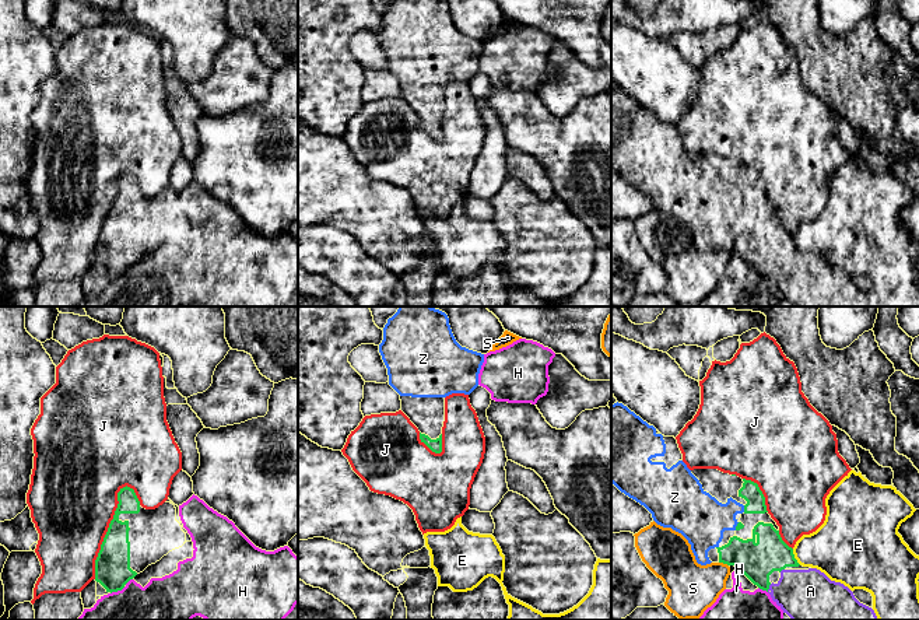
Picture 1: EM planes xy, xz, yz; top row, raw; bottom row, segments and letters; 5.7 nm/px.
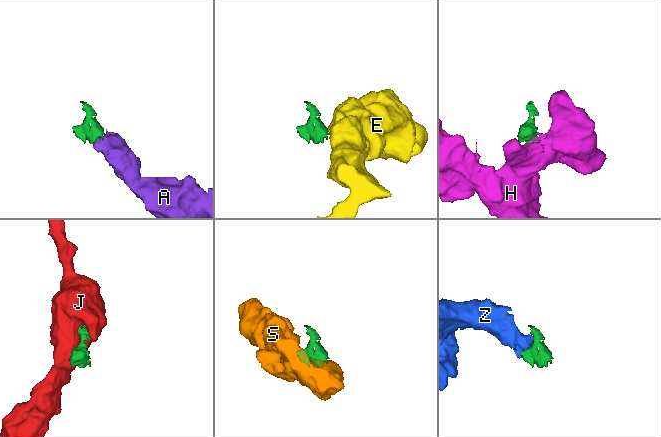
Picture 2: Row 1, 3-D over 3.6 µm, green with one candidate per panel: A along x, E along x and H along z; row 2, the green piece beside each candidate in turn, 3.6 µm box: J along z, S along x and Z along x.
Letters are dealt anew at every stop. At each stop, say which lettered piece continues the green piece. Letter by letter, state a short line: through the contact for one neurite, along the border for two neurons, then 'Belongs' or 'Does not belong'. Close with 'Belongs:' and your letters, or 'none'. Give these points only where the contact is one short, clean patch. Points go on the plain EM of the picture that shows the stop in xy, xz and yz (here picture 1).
A: Line: yz (757, 248), (761, 268), (768, 275), (807, 283). Belongs
E: Line: yz (792, 235), (793, 244), (800, 251). Does not belong
H: Line: xy (125, 273), (111, 280). Does not belong
J: Does not belong
S: Line: yz (719, 248), (728, 252). Does not belong
Z: Line: yz (750, 178), (750, 189), (744, 195), (702, 206). Belongs
Belongs: A, Z

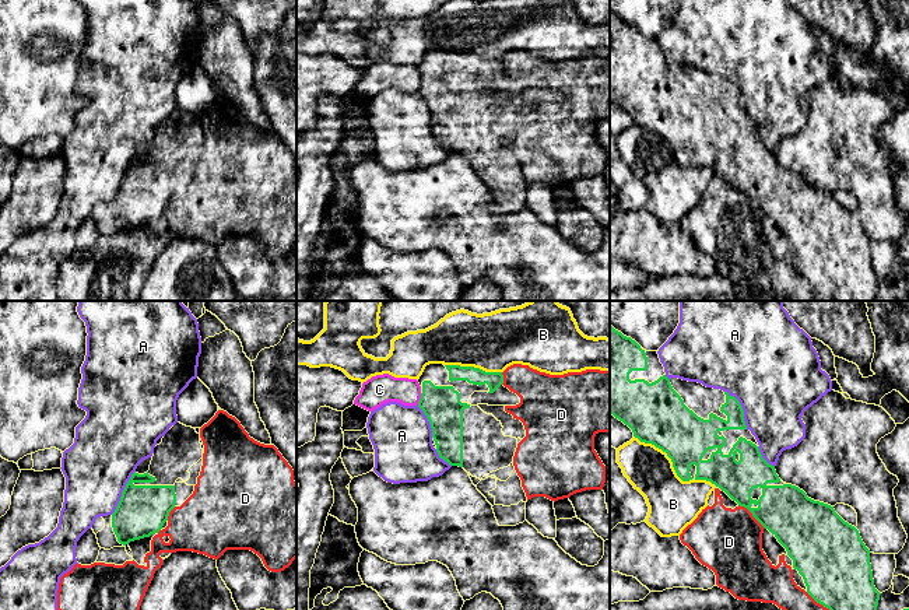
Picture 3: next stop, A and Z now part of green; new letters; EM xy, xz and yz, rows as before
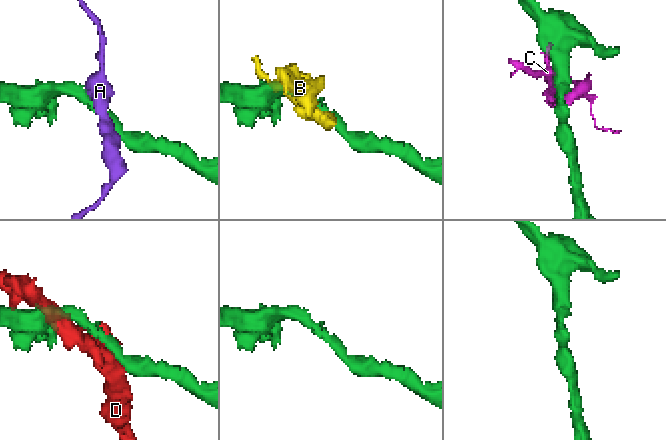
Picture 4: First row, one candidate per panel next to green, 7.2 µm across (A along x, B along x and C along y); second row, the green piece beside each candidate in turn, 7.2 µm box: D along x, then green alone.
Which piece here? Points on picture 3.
A: Does not belong
B: Does not belong
C: Does not belong
D: Does not belong
Belongs: none

